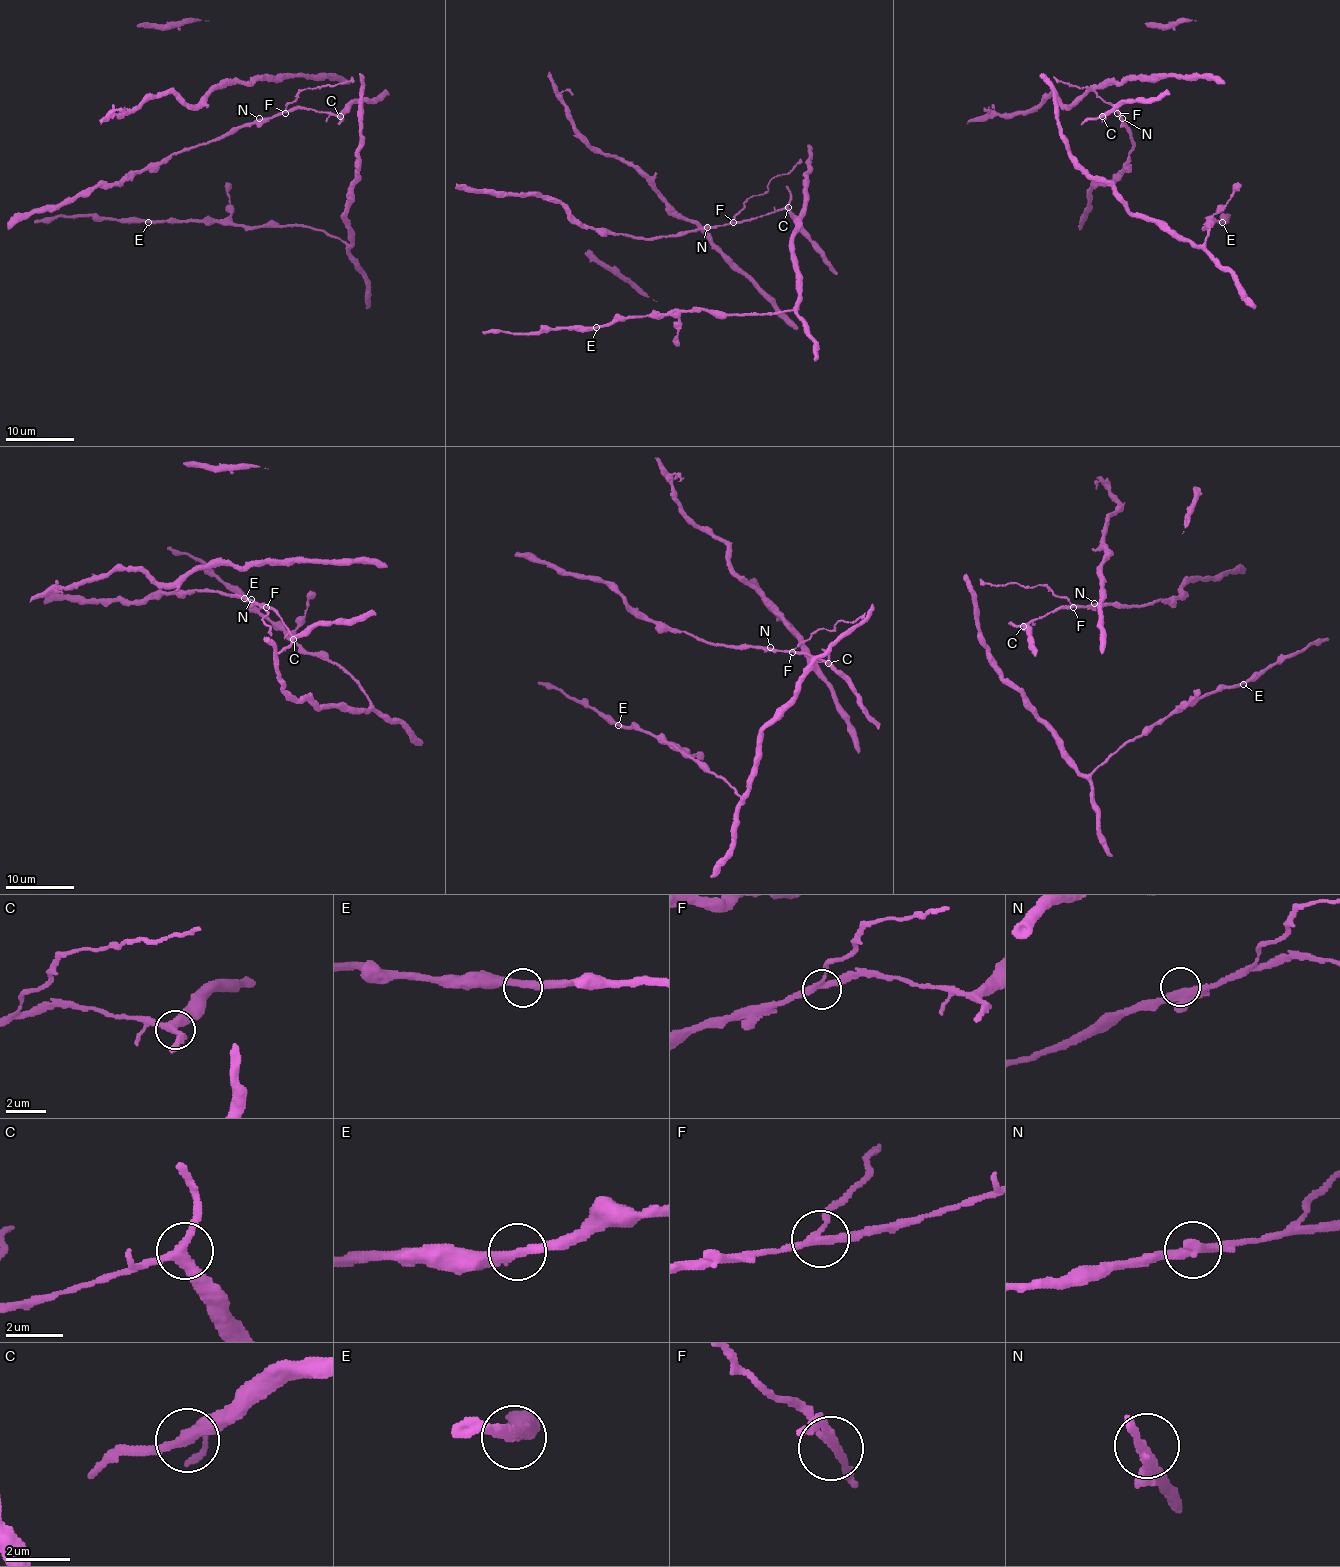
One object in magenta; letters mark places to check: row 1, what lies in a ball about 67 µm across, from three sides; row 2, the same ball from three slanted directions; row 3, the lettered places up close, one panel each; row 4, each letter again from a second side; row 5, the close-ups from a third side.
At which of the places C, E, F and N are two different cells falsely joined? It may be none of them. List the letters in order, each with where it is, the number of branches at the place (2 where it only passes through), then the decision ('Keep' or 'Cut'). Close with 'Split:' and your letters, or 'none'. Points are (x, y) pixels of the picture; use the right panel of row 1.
C: Place: (1102, 116). Branches: 3. Keep
E: Place: (1222, 222). Branches: 2. Keep
F: Place: (1117, 113). Branches: 3. Keep
N: Place: (1122, 118). Branches: 3. Keep
Split: none

